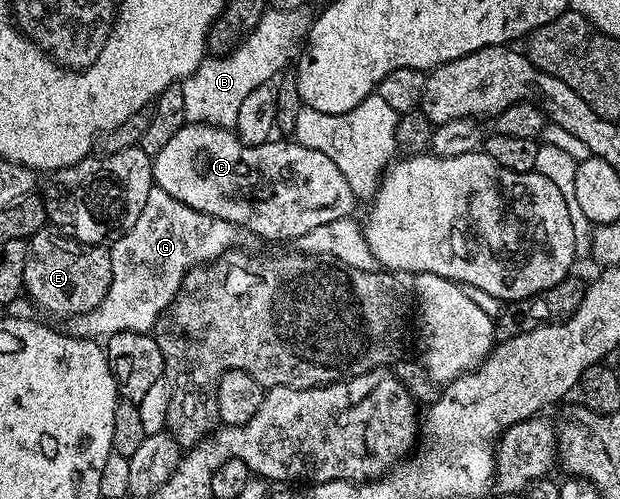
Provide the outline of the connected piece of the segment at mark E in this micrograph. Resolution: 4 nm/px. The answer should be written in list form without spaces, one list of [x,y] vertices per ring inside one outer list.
[[[53,228],[38,230],[28,239],[27,245],[24,293],[27,298],[29,294],[39,309],[57,318],[72,320],[91,312],[107,296],[111,284],[111,256],[104,245],[86,246],[84,242]]]

